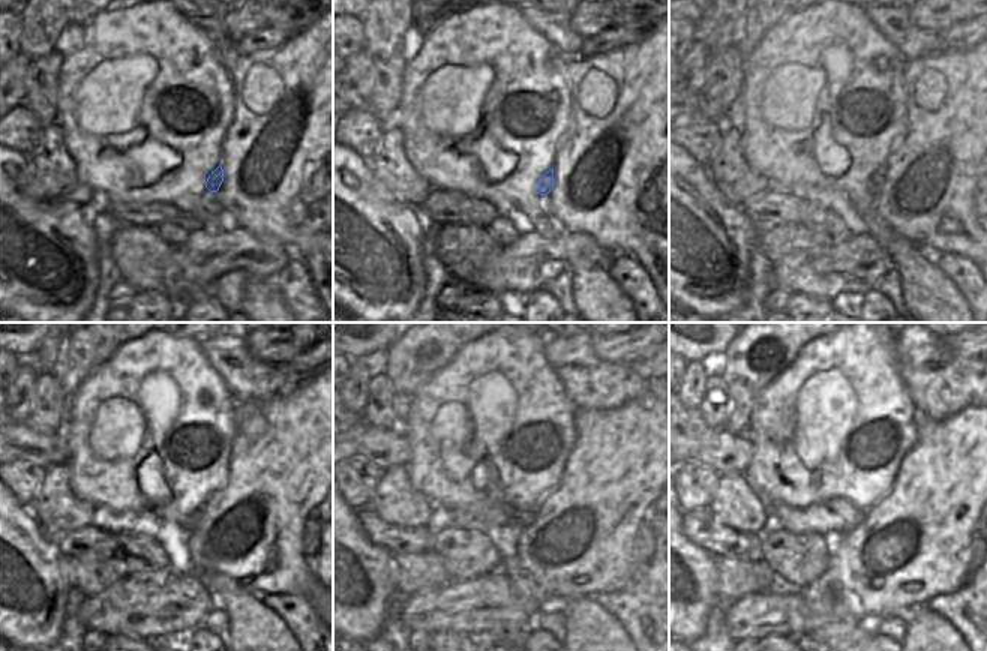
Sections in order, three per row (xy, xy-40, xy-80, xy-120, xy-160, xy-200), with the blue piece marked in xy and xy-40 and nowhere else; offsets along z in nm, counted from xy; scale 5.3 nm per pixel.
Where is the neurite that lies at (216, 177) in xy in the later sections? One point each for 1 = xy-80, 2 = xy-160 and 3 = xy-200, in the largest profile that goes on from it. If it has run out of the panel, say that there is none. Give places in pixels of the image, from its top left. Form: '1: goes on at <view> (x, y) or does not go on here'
1: goes on at xy-80 (876, 180)
2: goes on at xy-160 (494, 515)
3: goes on at xy-200 (839, 515)

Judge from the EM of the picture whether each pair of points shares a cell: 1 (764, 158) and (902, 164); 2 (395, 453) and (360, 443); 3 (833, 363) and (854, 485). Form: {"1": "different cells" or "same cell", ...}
{"1": "different cells", "2": "same cell", "3": "same cell"}

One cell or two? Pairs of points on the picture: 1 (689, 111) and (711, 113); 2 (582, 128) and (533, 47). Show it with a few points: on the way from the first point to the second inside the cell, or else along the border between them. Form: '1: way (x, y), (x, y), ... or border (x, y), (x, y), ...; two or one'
1: way (695, 111), (705, 113); one
2: border (566, 75), (570, 120), (558, 143); two

